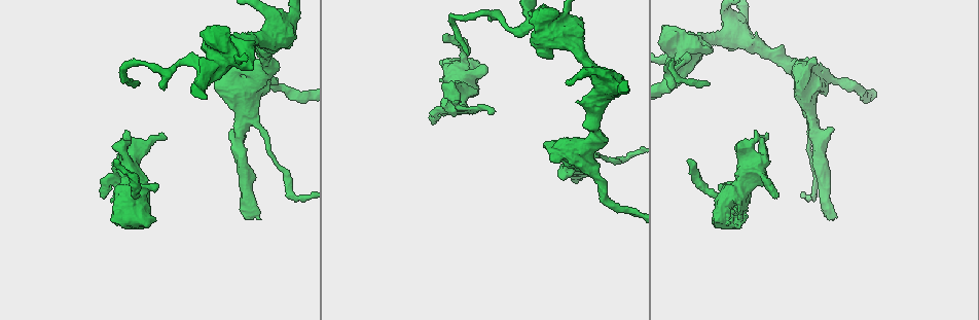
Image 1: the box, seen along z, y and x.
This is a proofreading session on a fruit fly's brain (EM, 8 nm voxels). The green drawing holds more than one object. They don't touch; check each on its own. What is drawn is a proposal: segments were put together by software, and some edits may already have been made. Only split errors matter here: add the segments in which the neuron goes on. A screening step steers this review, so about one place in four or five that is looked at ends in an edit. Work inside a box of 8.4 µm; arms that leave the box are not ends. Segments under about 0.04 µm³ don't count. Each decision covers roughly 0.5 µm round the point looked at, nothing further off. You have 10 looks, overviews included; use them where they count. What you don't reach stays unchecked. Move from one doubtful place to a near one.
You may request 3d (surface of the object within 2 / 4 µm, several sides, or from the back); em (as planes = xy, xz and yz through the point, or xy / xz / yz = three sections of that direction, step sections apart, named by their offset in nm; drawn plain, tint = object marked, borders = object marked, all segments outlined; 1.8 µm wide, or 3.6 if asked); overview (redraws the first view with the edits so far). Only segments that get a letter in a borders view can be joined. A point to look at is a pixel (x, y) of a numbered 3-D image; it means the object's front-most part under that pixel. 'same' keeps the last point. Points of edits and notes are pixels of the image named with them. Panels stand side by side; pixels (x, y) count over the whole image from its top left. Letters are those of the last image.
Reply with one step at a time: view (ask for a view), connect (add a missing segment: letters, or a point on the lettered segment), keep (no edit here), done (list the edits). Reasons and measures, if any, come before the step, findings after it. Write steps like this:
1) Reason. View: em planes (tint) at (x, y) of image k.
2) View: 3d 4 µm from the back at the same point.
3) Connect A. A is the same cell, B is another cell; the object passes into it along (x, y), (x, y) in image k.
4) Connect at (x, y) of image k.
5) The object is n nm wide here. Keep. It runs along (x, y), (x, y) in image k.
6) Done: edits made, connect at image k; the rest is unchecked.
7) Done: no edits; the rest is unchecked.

Branch stops here. View: 3d 2 µm at (162, 135) of image 1.

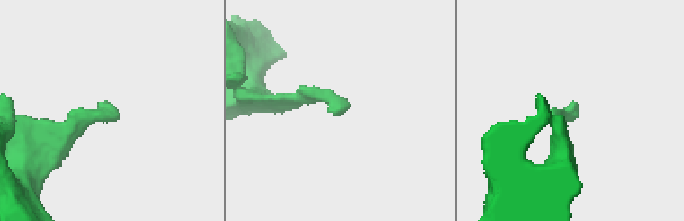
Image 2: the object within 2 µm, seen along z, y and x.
Shape alone is not enough. View: em planes (borders) at (109, 103) of image 2.

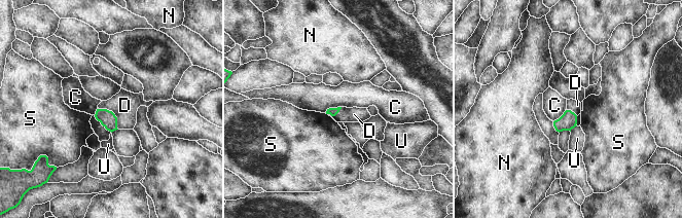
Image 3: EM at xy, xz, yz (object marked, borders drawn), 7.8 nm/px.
The longest contact is with D, 220 nm. Connect D. D is the same cell, C, N, S and U are other cells; the object passes into it along (107, 118), (114, 114), (124, 105) in image 3; the neuron continues.

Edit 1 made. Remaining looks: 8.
View: overview.

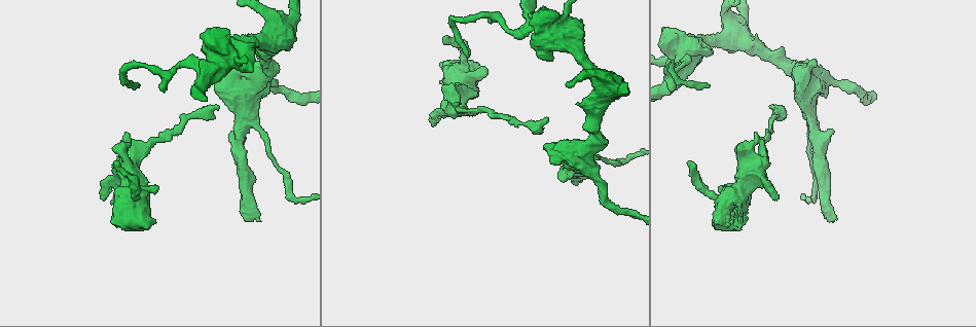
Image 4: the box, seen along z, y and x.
Free end. View: 3d 4 µm from the back at (115, 164) of image 4.

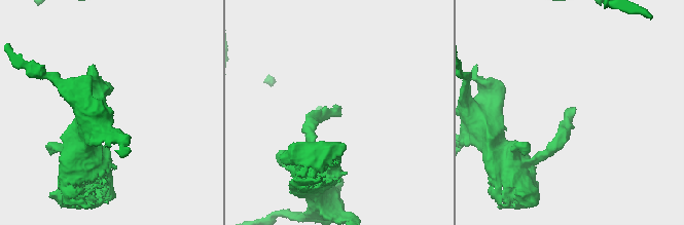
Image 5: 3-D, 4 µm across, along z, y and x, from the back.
View: em planes (tint) at (574, 109) of image 5.

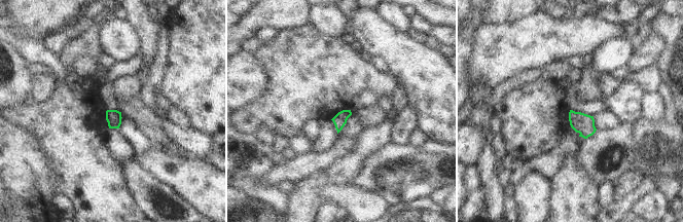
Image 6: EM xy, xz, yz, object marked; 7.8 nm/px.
View: em planes (borders) at the same point.

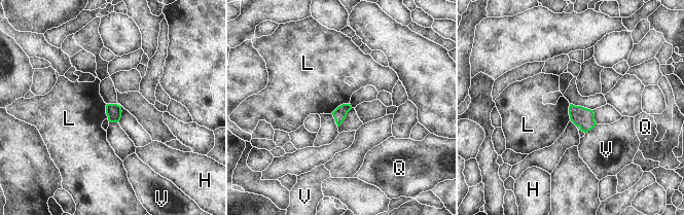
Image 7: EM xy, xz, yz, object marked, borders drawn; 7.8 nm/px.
Keep. H, L, Q and V are other cells; none of them fits.

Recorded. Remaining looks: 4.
Branch stops here. View: 3d 4 µm from the back at (777, 199) of image 4.

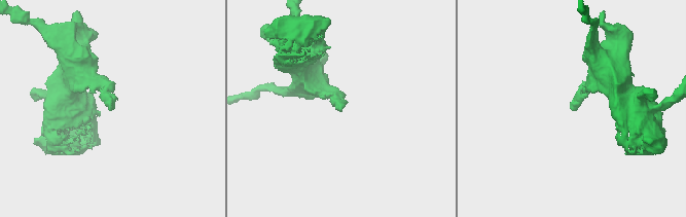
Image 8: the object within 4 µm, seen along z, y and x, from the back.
Need the tissue. View: em planes (plain) at (109, 108) of image 8.

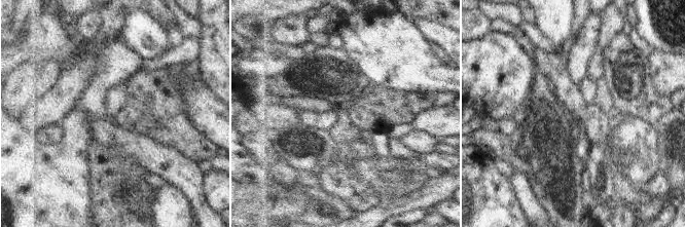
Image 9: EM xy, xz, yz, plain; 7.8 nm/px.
View: em planes (borders) at the same point.

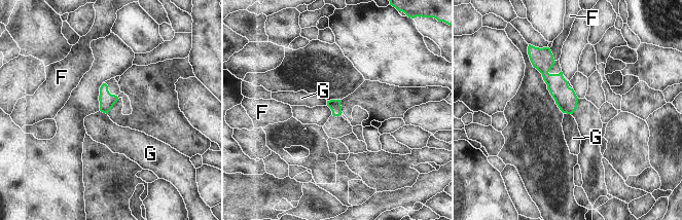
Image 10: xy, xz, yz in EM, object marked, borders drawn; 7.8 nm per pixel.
The longest contact is with F, 110 nm. Keep. F and G are other cells; a border runs along (100, 110), (107, 114) in image 10; no lettered segment goes on from it.

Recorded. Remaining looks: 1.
Done: edits made, connect at image 3; the rest is unchecked.

